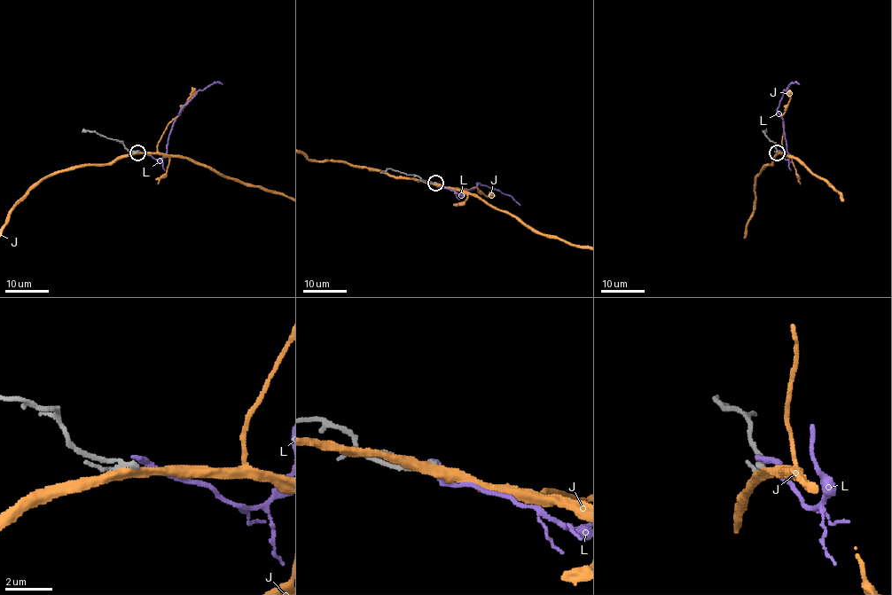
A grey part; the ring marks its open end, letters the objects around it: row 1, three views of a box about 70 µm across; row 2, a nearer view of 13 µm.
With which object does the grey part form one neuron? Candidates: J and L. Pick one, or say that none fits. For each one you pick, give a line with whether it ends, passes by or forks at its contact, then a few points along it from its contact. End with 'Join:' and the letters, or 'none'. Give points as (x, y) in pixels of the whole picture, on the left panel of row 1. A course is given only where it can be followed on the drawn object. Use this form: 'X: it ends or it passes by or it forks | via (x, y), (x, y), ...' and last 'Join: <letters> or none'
Join: none

